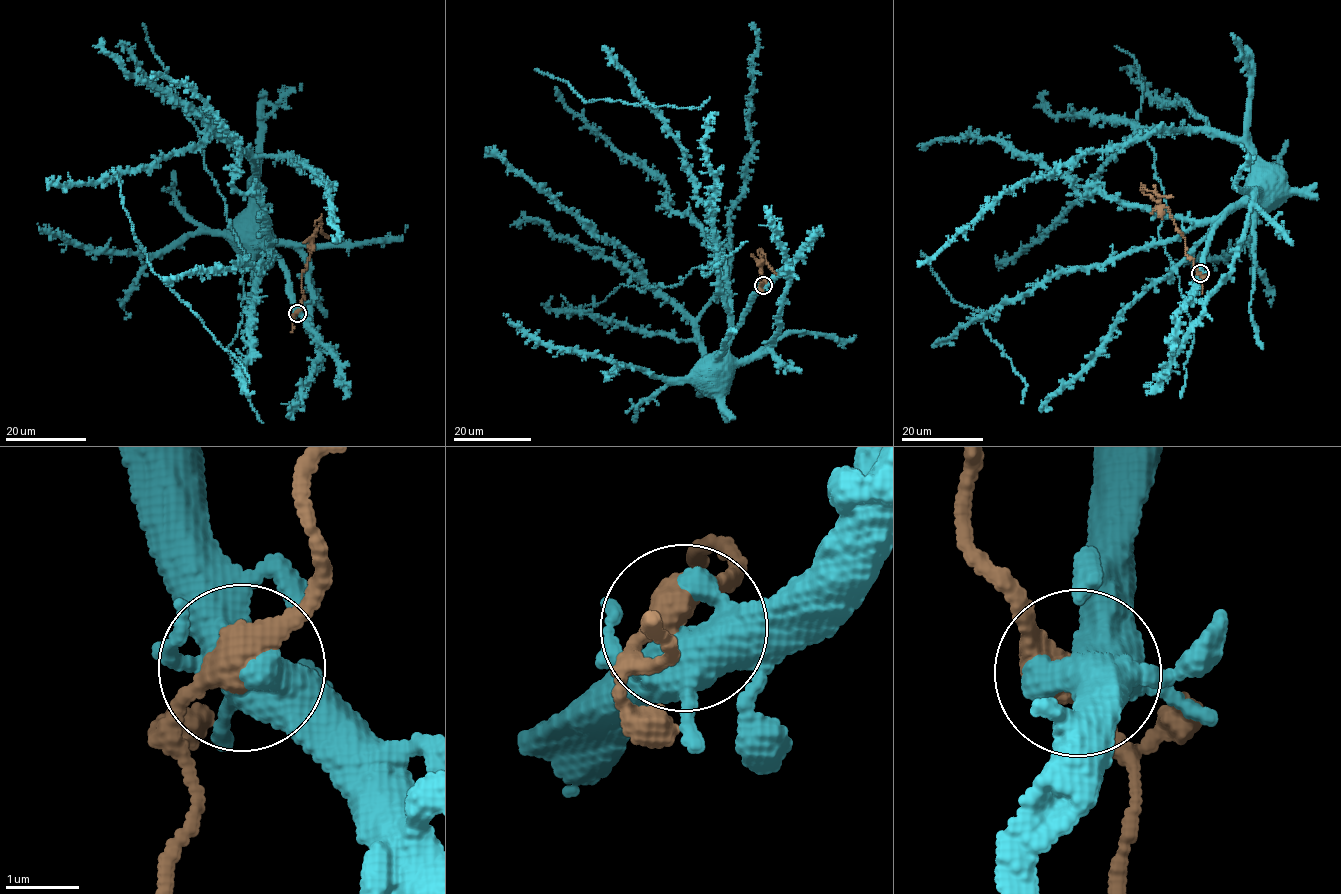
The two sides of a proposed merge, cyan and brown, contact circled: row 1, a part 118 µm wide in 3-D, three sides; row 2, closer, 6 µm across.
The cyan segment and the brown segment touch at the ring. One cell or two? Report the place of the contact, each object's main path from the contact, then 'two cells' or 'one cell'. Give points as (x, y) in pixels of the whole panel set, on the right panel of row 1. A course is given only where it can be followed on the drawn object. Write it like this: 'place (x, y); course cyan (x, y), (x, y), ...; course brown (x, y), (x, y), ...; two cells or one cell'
place (1200, 273); course cyan (1199, 272), (1213, 226), (1246, 194), (1256, 192), (1257, 183); course brown (1199, 272), (1186, 254), (1186, 240), (1169, 211), (1142, 190), (1173, 196); two cells

